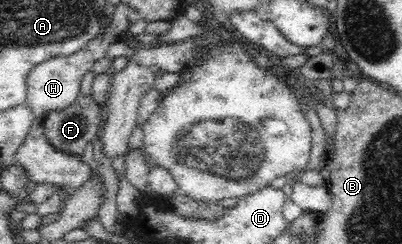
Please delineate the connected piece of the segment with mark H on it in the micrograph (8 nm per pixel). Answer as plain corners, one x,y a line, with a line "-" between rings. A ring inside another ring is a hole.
99,37
91,39
87,44
77,52
69,56
53,57
45,62
38,64
27,75
27,107
33,111
33,115
37,118
45,117
49,112
63,110
69,108
77,100
80,94
80,84
82,83
84,74
93,68
93,64
101,58
105,58
105,54
109,48
103,45
103,40

